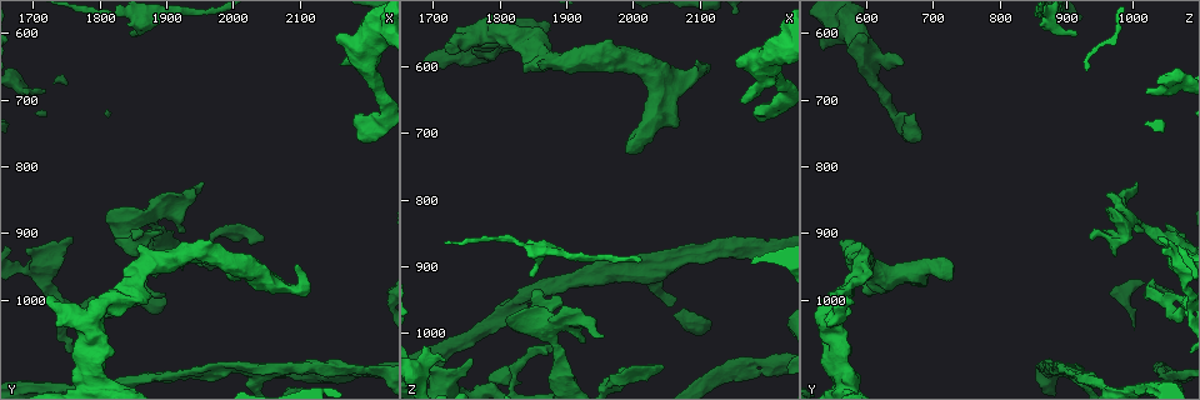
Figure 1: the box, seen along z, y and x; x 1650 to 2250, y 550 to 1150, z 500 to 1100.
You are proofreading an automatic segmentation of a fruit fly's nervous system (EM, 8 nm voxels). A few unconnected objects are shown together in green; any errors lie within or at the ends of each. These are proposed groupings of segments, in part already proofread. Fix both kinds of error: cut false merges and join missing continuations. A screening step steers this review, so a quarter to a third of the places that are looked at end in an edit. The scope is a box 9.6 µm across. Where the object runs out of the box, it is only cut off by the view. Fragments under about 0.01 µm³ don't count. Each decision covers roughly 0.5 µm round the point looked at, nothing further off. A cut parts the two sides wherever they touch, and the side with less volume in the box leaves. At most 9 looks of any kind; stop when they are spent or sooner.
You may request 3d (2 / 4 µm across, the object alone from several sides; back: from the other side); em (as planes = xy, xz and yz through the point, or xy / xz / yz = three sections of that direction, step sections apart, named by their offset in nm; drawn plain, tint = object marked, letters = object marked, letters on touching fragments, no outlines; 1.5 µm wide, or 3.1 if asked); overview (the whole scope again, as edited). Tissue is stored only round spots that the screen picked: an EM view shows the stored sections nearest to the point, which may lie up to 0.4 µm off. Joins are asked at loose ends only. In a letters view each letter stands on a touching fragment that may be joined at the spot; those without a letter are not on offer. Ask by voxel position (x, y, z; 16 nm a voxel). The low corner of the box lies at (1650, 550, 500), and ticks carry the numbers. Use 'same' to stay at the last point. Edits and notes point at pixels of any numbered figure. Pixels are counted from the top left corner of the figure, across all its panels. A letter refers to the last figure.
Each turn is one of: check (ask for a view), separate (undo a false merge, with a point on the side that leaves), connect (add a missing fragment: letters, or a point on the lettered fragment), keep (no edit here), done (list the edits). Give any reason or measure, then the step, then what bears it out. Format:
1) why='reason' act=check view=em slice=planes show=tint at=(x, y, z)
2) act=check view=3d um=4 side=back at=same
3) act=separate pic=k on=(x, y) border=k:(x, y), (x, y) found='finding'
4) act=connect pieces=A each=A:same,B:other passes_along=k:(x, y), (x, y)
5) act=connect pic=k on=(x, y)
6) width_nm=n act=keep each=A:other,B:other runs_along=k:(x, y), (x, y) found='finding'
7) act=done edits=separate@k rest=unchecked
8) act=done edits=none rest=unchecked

why='thick end' act=check view=em slice=xz step=4 show=plain at=(1725, 995, 565)

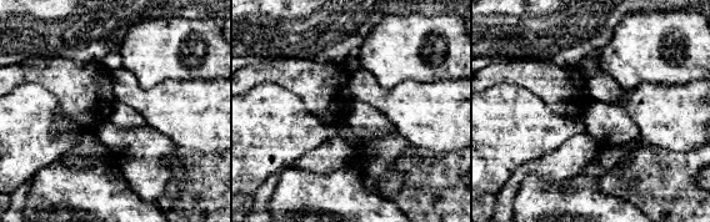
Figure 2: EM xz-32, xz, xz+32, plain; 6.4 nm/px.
why='with the object marked' act=check view=em slice=xz step=4 show=tint at=same

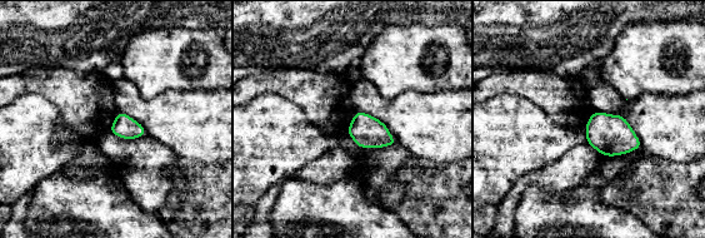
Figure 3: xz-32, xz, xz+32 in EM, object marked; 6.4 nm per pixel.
act=check view=em slice=xz step=4 show=letters at=same

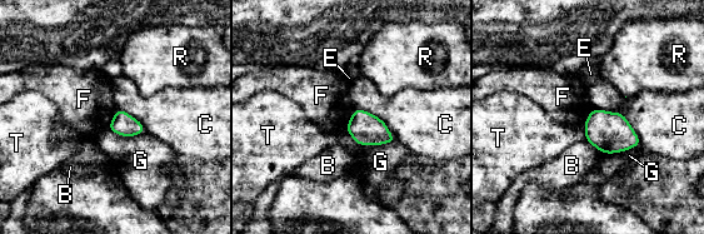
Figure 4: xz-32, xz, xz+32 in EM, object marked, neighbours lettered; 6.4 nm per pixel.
act=keep each=B:other,C:other,E:other,F:other,G:other,R:other,T:other border=4:(594, 108), (619, 111), (640, 143) found='none of them fits'

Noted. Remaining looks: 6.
act=check view=em slice=xz step=8 show=tint at=(1855, 935, 970)

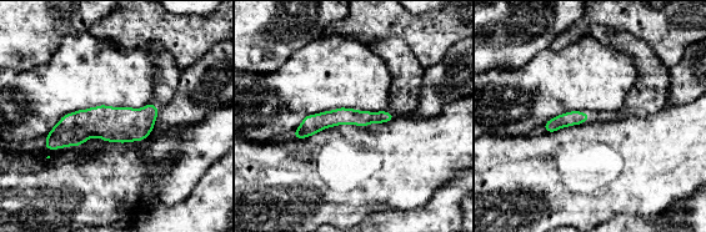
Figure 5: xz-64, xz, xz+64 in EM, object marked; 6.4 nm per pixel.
act=check view=em slice=xz step=8 show=letters at=same

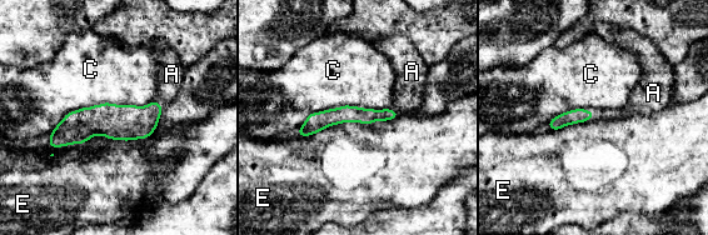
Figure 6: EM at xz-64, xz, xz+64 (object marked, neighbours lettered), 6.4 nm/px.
act=connect pieces=A each=A:same,C:other,E:other found='it goes on there'

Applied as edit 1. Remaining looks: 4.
why='see it whole again' act=check view=overview

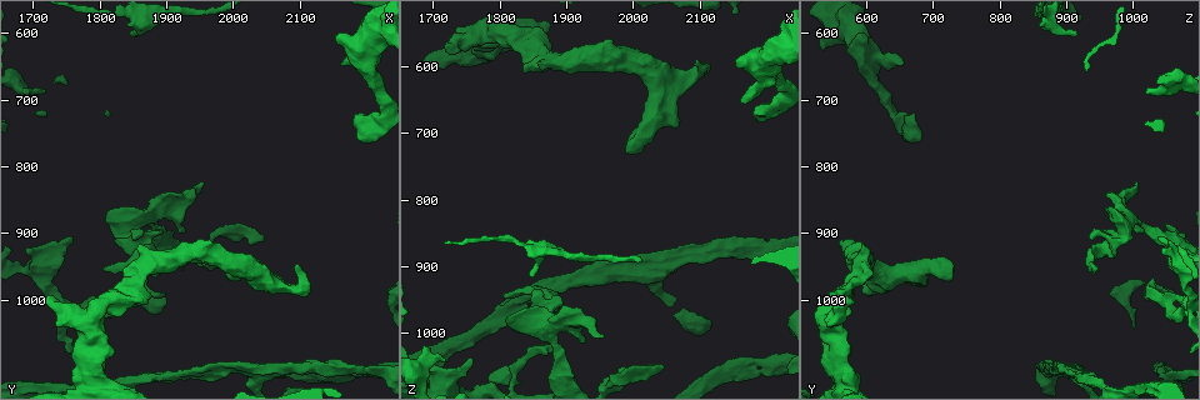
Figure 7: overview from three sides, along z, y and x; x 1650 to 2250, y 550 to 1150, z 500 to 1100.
why='tapers out' act=check view=3d um=2 at=(1845, 600, 915)

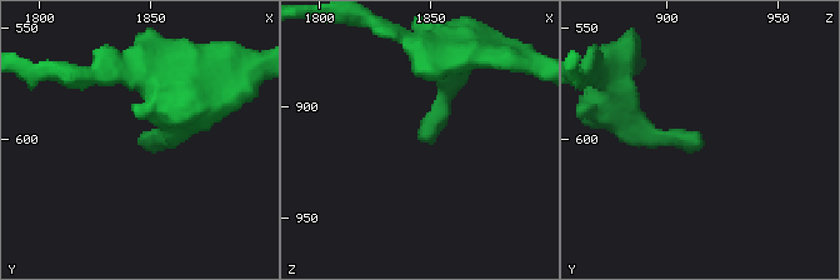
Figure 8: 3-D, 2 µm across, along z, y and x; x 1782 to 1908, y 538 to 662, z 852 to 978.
why='need the tissue' act=check view=em slice=planes show=letters at=(1846, 603, 916)

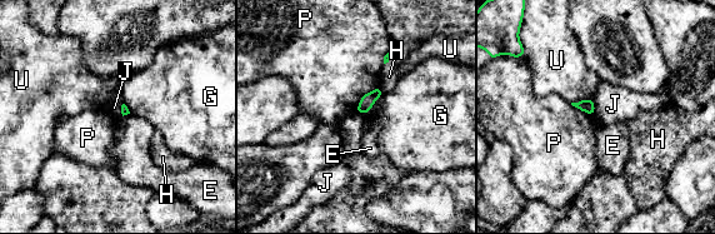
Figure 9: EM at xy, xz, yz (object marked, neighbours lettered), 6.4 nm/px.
act=keep each=E:other,G:other,H:other,J:other,P:other,U:other found='no lettered fragment goes on from it'

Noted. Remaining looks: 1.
act=done edits=connect@6 rest=unchecked

